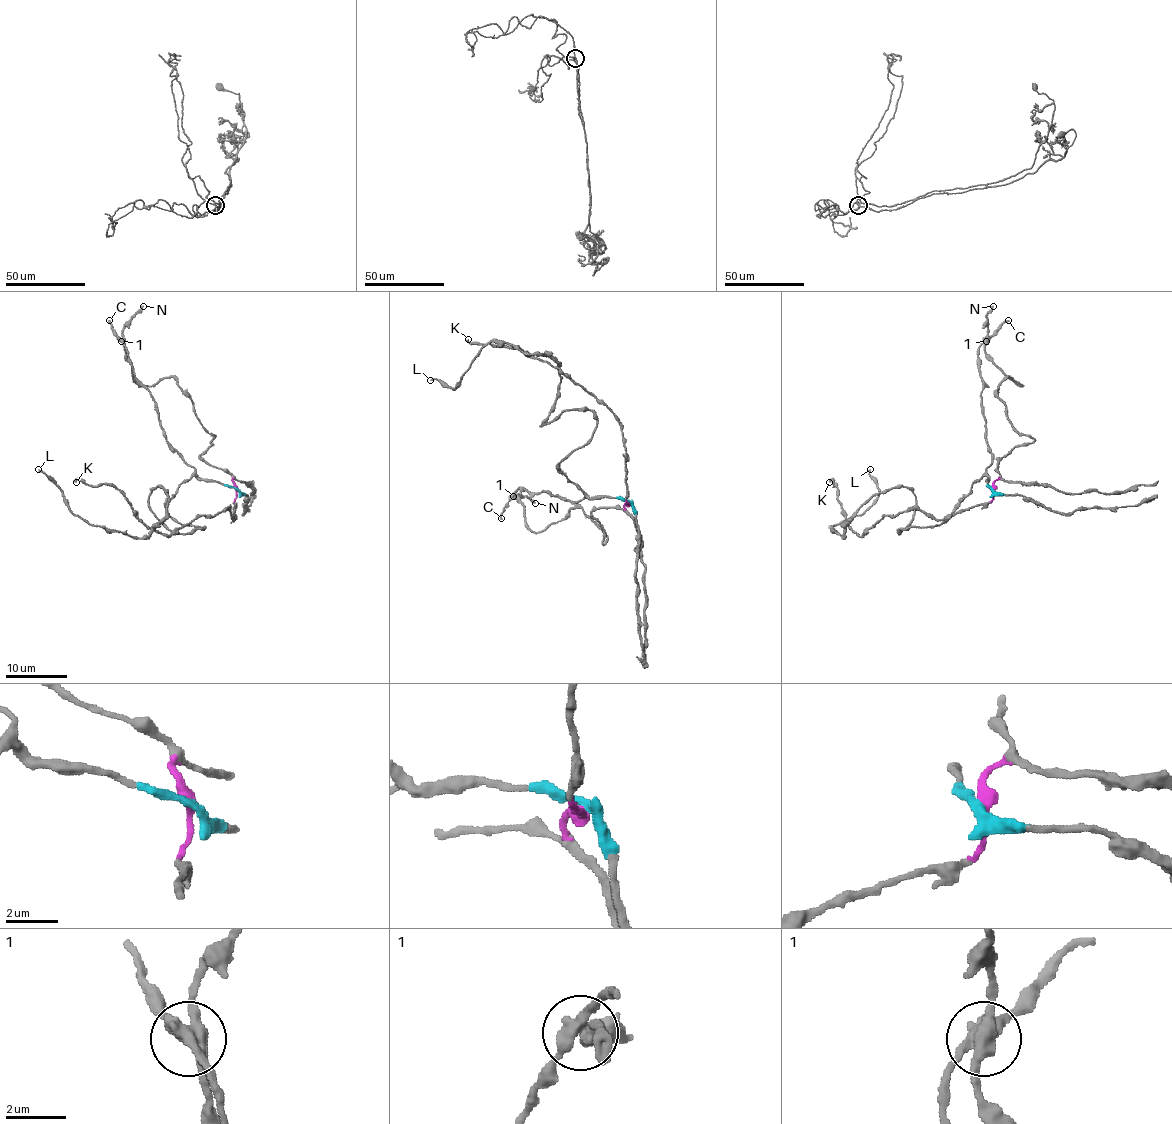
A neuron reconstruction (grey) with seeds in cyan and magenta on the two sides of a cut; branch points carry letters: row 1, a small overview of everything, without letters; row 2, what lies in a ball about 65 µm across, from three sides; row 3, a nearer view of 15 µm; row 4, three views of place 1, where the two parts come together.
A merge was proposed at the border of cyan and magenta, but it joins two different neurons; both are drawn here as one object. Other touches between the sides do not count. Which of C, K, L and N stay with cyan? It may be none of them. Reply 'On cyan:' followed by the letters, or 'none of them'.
On cyan: C, L

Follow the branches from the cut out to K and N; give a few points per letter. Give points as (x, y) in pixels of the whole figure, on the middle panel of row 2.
K: (629, 501), (626, 500), (626, 451), (620, 420), (561, 372), (527, 356), (520, 348), (471, 343), (468, 339)
N: (629, 501), (623, 509), (592, 512), (603, 543), (606, 535), (580, 508), (532, 531), (515, 497), (535, 503)

